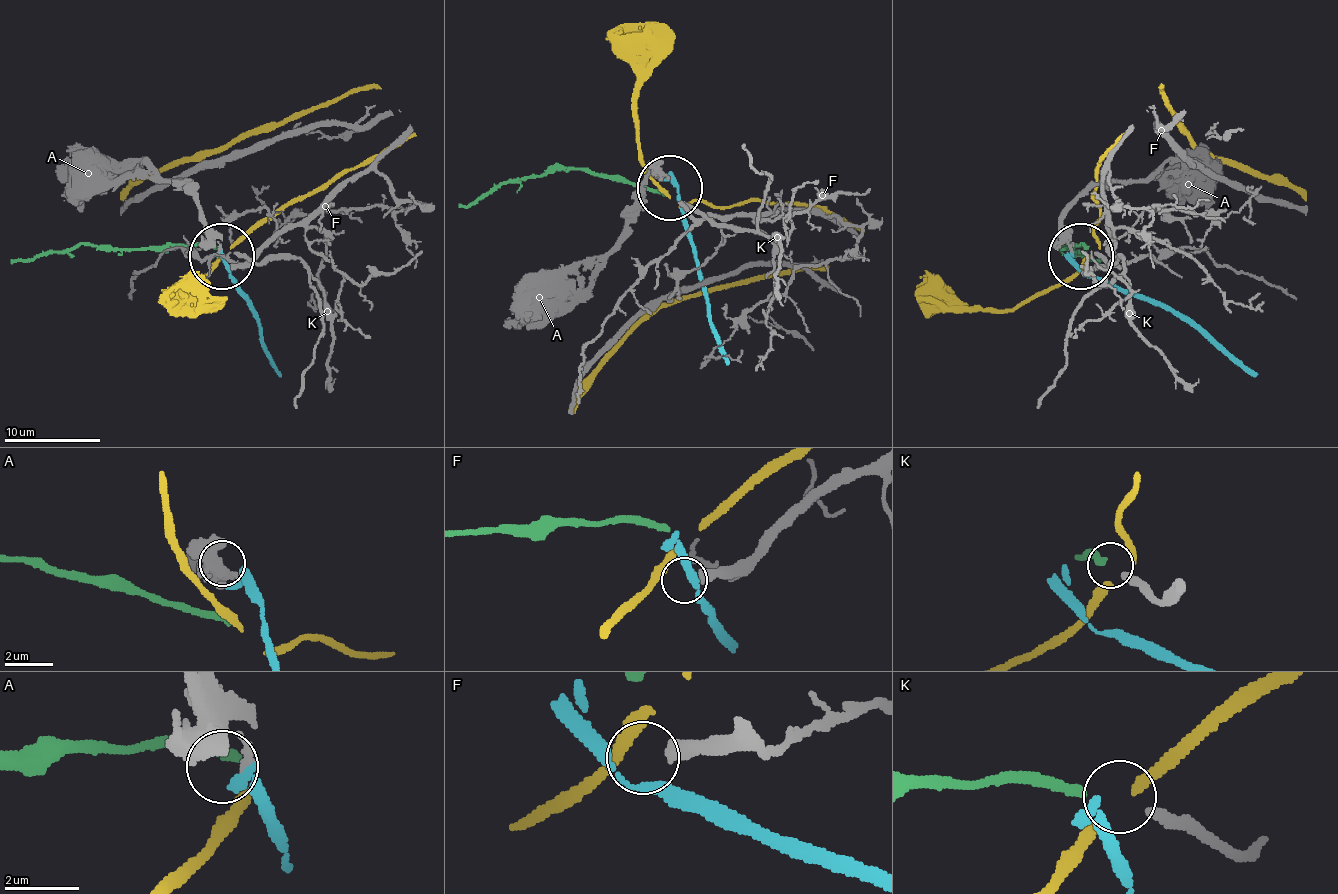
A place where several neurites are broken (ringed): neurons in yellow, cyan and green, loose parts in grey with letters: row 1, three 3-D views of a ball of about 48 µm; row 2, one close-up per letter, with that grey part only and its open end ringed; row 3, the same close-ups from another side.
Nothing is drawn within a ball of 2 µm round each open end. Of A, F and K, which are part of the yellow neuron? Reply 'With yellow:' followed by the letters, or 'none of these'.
With yellow: none of these

